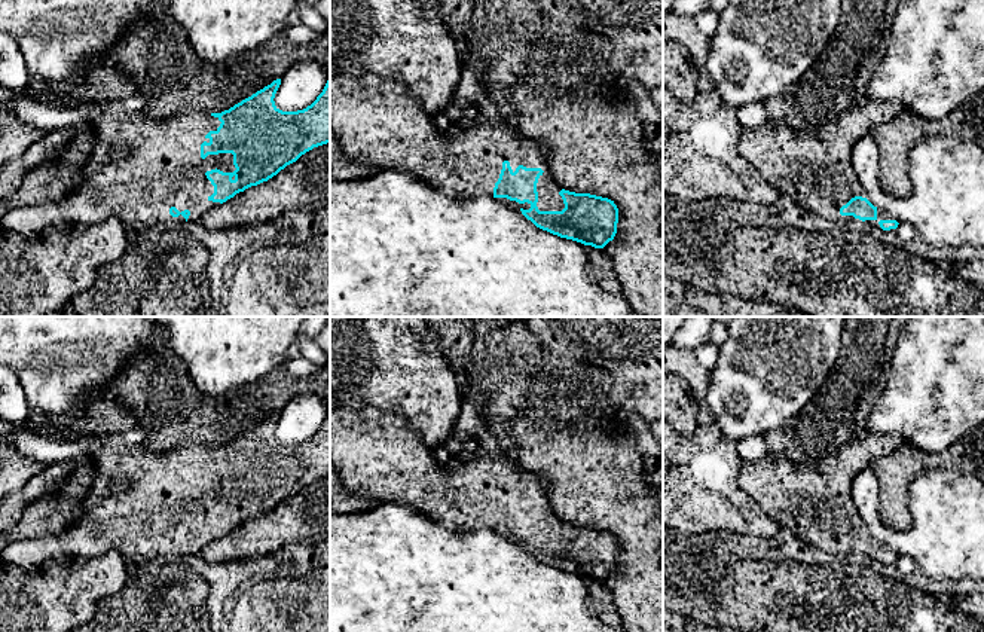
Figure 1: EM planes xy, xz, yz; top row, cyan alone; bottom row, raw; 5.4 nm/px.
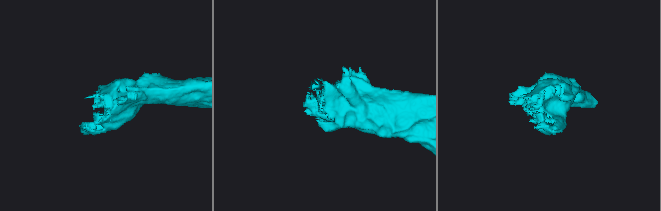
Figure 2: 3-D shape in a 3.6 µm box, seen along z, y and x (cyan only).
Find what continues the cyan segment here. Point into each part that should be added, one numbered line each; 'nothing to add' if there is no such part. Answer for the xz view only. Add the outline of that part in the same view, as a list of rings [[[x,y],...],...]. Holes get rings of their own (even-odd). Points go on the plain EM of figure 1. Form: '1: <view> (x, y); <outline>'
1: xz (379, 455); [[[330,399],[330,462],[339,470],[342,485],[355,495],[376,500],[381,504],[403,503],[434,519],[452,531],[492,529],[499,512],[502,495],[508,494],[513,506],[519,498],[541,501],[544,506],[537,516],[540,544],[562,544],[563,532],[559,528],[562,520],[553,512],[544,482],[532,471],[523,468],[517,460],[488,454],[479,458],[464,457],[456,449],[441,454],[427,446],[409,421],[392,410],[375,406],[351,407]]]

